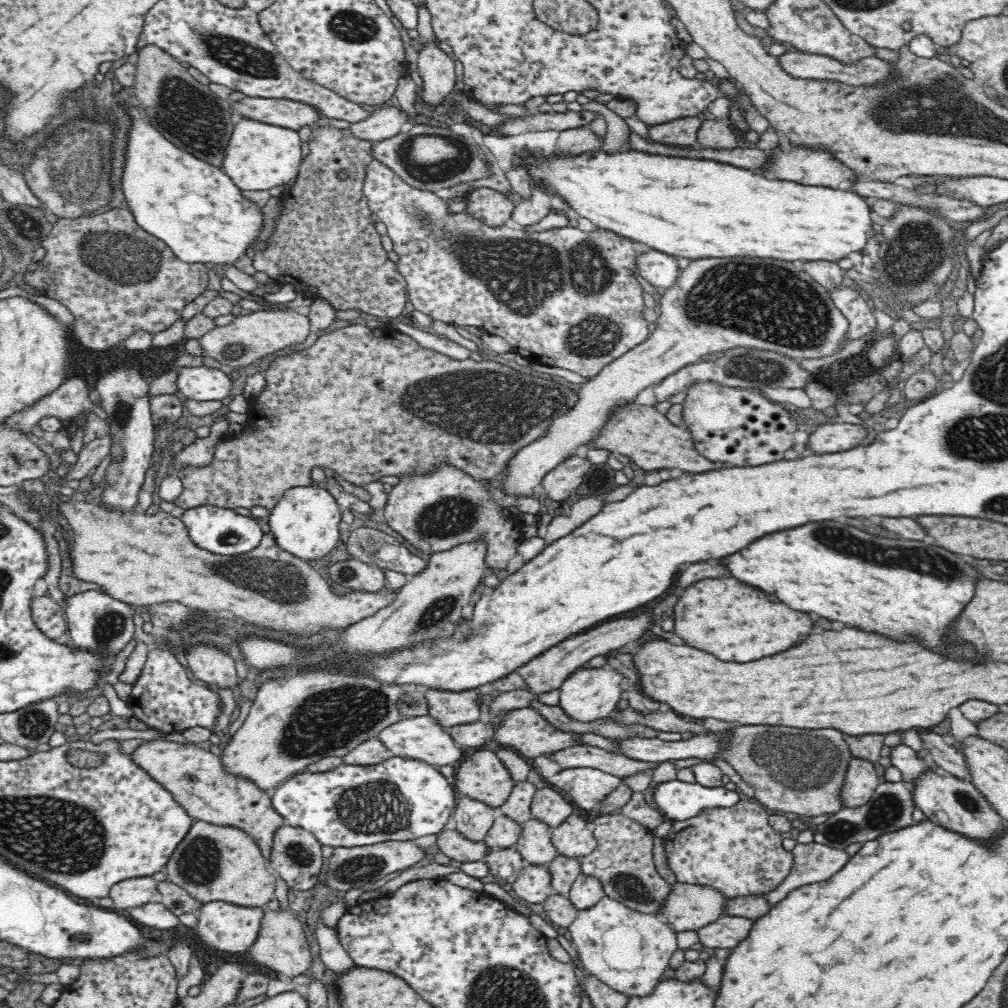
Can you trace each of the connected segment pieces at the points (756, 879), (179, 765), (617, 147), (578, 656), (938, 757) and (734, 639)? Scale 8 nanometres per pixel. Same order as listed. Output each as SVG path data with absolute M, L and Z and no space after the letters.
M752 799L672 822L664 843L668 864L677 882L708 885L728 899L769 893L792 868L792 853L782 847L782 838L769 823L769 816L763 805Z
M154 739L139 746L131 755L132 759L136 761L136 765L140 765L140 768L144 769L156 782L159 782L168 792L172 793L172 796L186 809L188 816L210 824L228 825L242 829L258 843L264 858L268 861L270 850L272 850L274 832L278 826L285 824L284 817L280 816L272 806L271 791L260 788L249 778L228 772L221 756L193 743L178 744Z
M591 100L581 104L581 109L597 112L607 123L607 134L599 151L605 154L622 154L627 152L629 140L629 127L626 121L611 111L602 102Z
M640 612L640 614L634 616L634 618L611 620L610 622L594 626L578 635L573 635L566 640L562 640L562 642L555 644L552 648L546 650L546 652L542 652L540 656L535 656L515 671L526 681L530 691L536 694L540 694L540 692L550 692L550 690L560 688L564 680L566 680L576 668L587 664L594 656L606 654L622 648L622 646L629 642L637 641L639 638L642 638L648 630L651 630L654 625L654 616L648 614L648 612Z
M920 730L918 736L921 739L922 749L934 755L935 764L939 768L970 781L970 771L964 763L963 755L958 753L958 749L950 744L948 739L937 733Z
M706 578L700 580L692 586L688 586L674 606L674 622L676 628L674 632L686 640L688 646L706 650L714 654L720 660L726 662L750 662L750 660L760 660L764 656L772 656L778 652L784 652L788 648L794 648L802 644L810 632L812 632L812 620L804 612L794 612L786 604L776 602L776 596L768 596L762 590L750 588L746 584L740 584L736 578Z

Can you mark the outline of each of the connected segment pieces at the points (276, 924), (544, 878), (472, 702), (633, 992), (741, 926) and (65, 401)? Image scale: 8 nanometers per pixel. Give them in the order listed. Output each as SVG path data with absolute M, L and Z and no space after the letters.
M266 909L258 938L249 948L254 962L272 969L279 976L296 977L309 972L314 964L311 946L304 934L303 924L290 910L274 911Z
M529 864L520 870L518 878L513 882L512 888L518 898L540 904L553 893L551 874L547 865Z
M441 688L424 689L429 704L429 715L433 716L444 727L470 724L480 720L481 704L484 696L478 688L452 692Z
M608 896L592 908L578 910L568 932L583 968L608 987L630 997L652 994L669 967L670 956L678 948L677 932L660 915L632 910Z
M724 914L716 922L697 930L699 942L710 948L731 948L746 940L753 924L752 918Z
M74 374L64 380L56 390L36 398L36 402L32 402L24 410L10 414L6 420L2 420L2 425L6 429L18 429L22 435L27 436L37 422L47 416L54 416L63 421L88 410L105 419L106 413L94 402L92 392L94 390L88 388L85 377Z

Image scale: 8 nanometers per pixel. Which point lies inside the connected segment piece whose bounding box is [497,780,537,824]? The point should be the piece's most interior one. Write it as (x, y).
(518, 806)

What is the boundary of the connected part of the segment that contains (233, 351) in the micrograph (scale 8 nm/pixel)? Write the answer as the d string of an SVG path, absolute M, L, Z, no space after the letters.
M276 309L256 312L245 312L237 316L231 323L224 326L215 326L199 338L202 350L207 354L208 360L226 369L243 366L253 369L253 362L276 350L286 346L295 346L304 342L310 334L309 316L299 314L293 310Z

